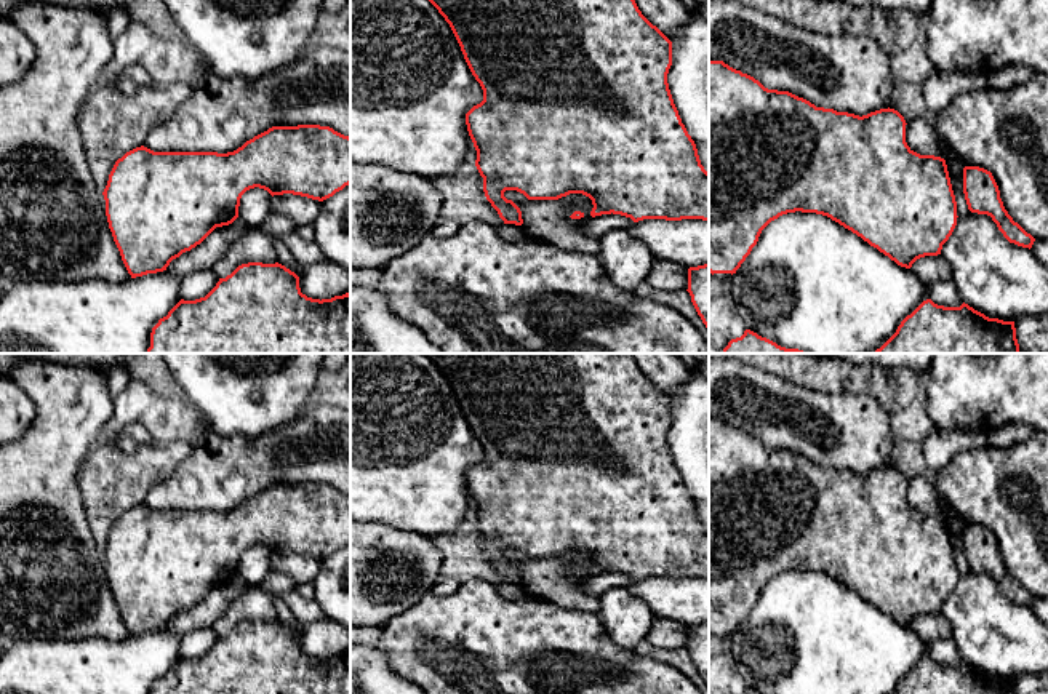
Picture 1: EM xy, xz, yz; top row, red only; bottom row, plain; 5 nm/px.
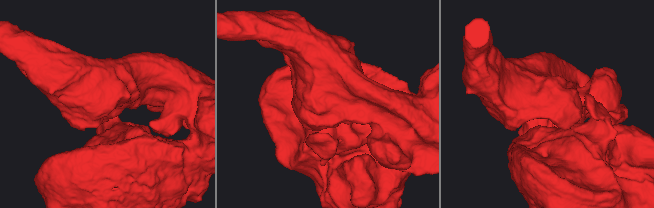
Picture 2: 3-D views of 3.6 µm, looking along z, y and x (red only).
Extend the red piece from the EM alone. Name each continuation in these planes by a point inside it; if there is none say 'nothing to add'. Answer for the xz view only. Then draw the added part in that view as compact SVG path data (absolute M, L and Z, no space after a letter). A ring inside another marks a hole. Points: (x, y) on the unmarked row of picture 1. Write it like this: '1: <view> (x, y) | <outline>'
nothing to add

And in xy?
nothing to add

